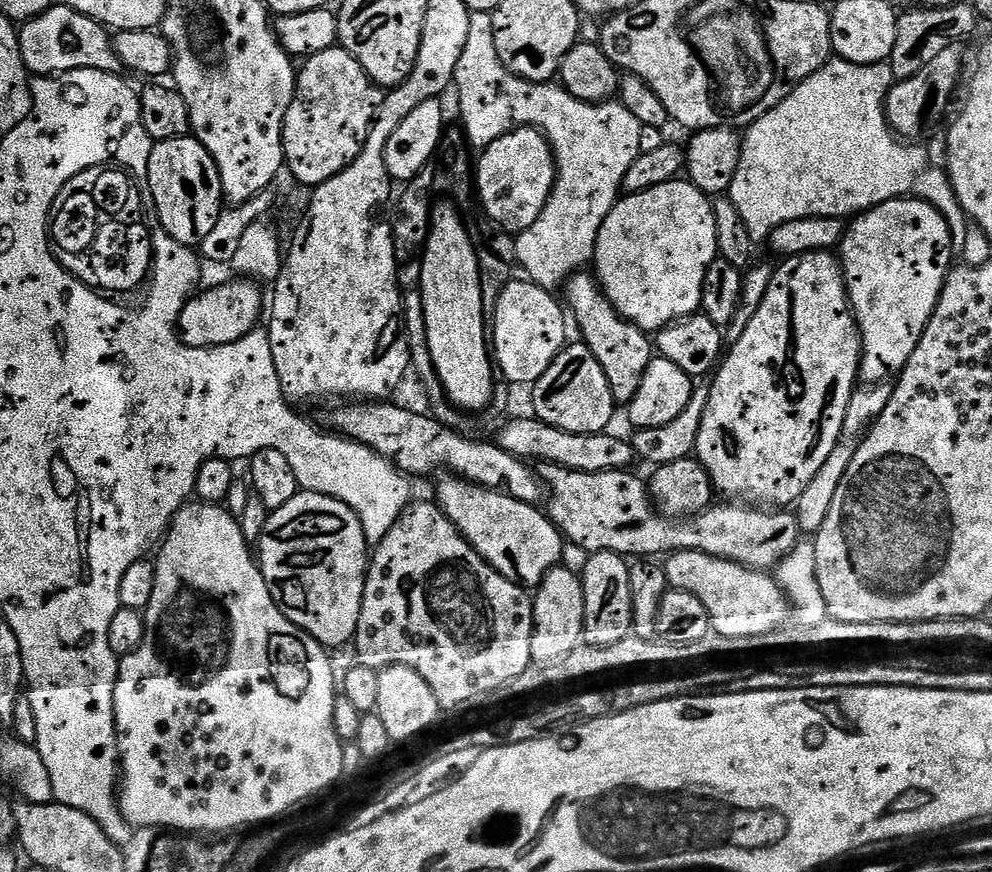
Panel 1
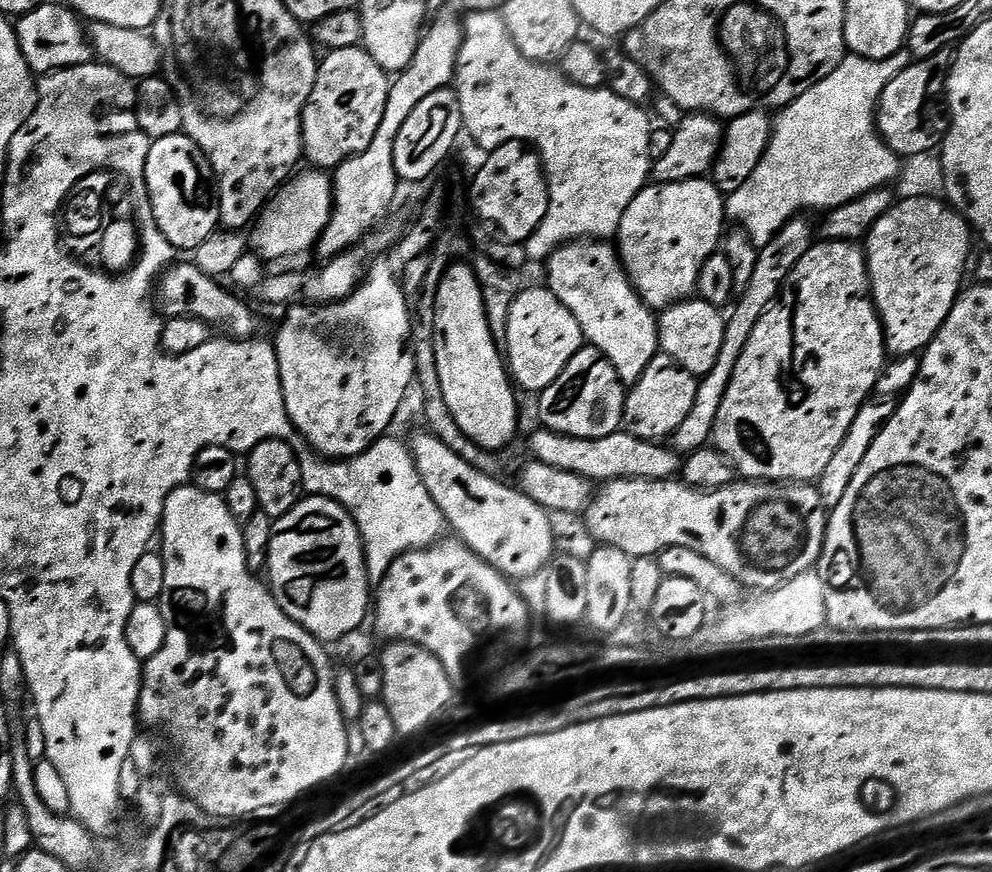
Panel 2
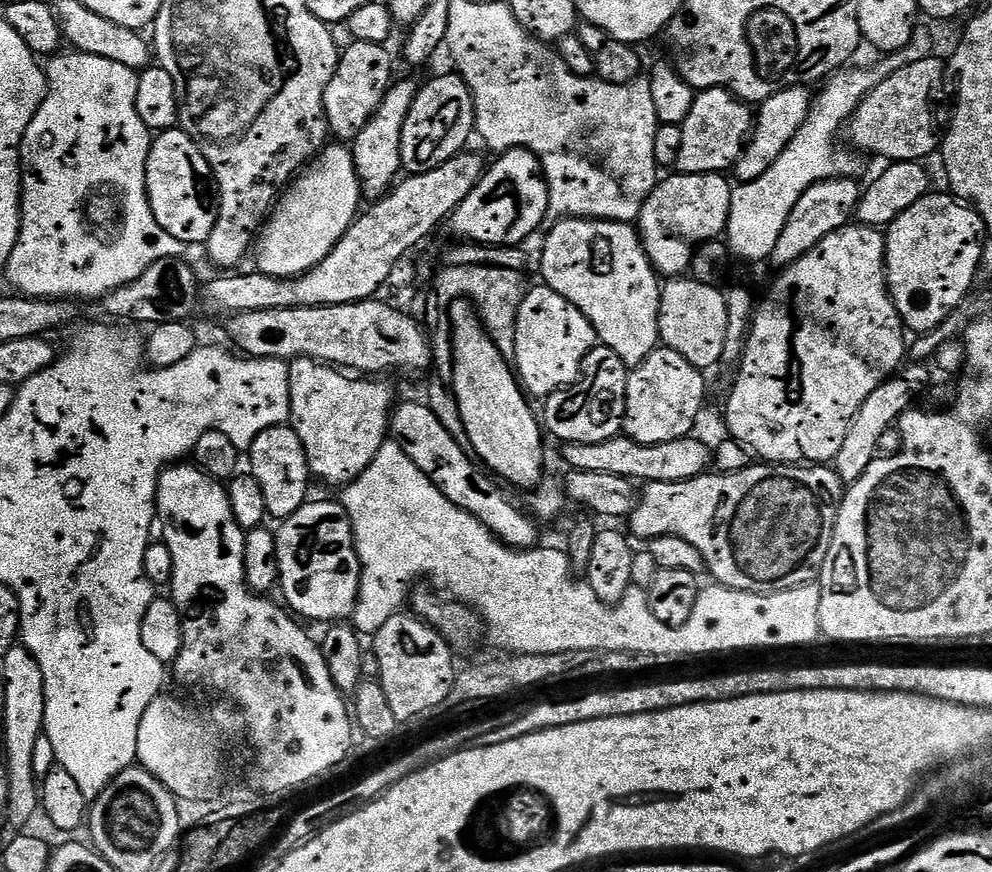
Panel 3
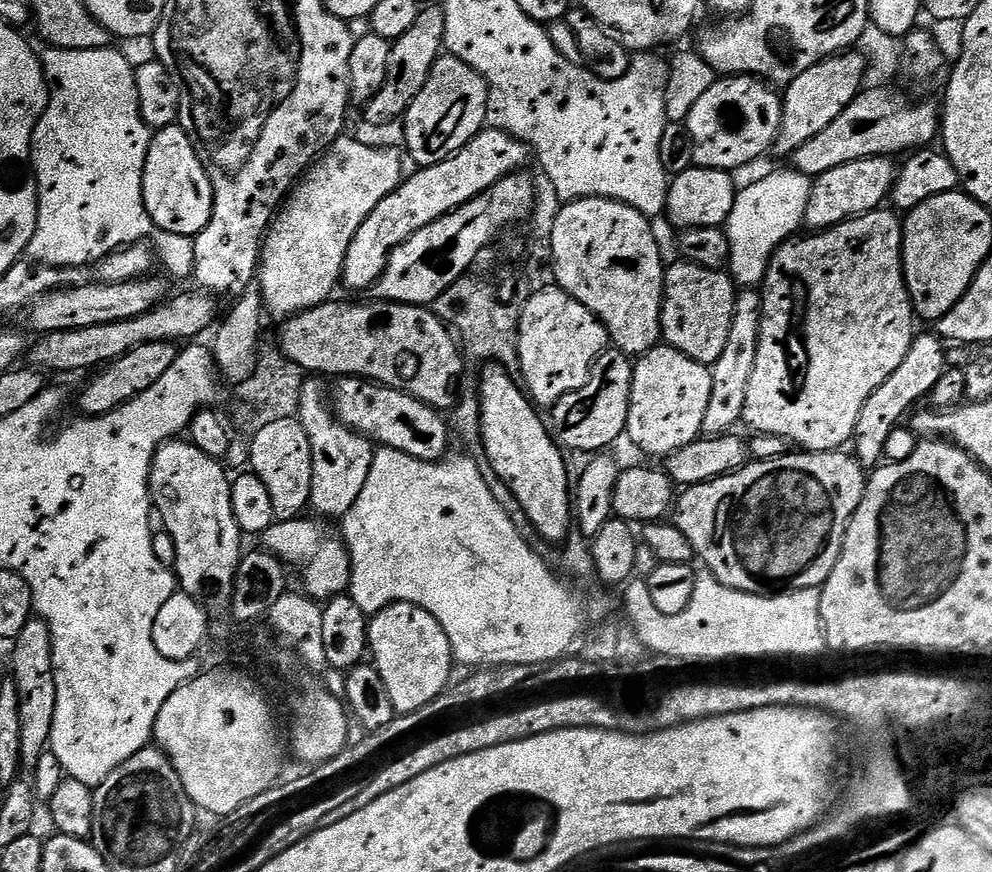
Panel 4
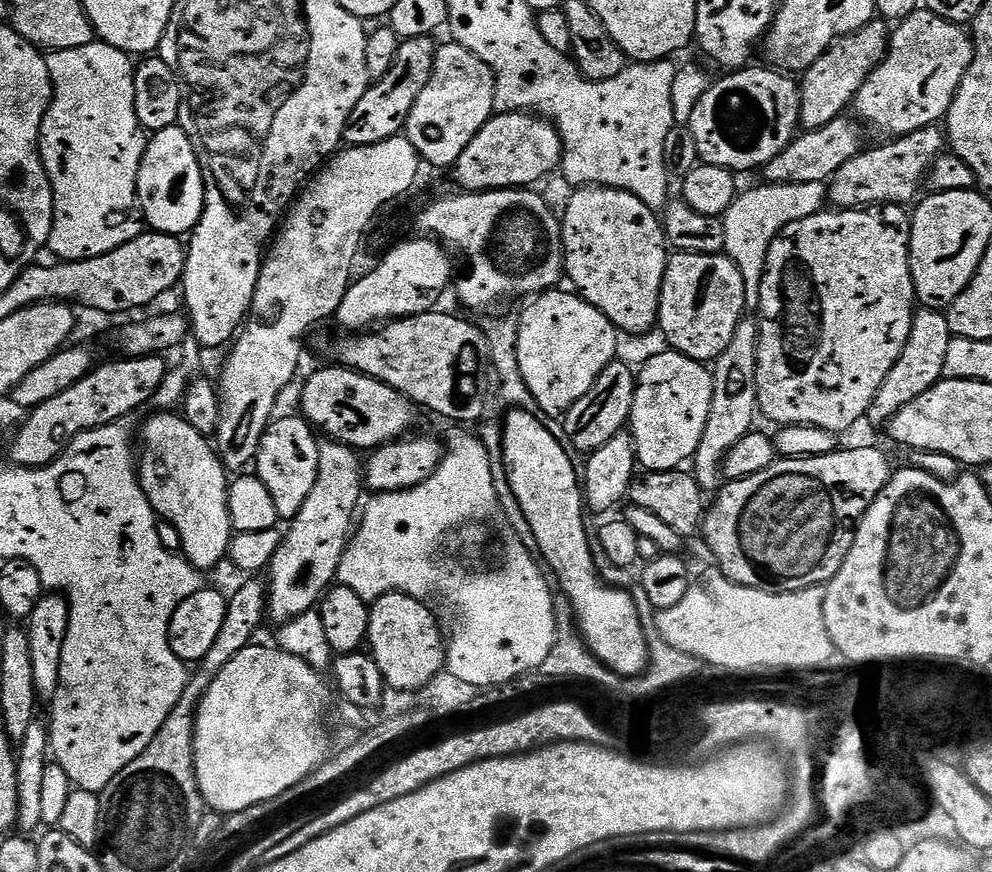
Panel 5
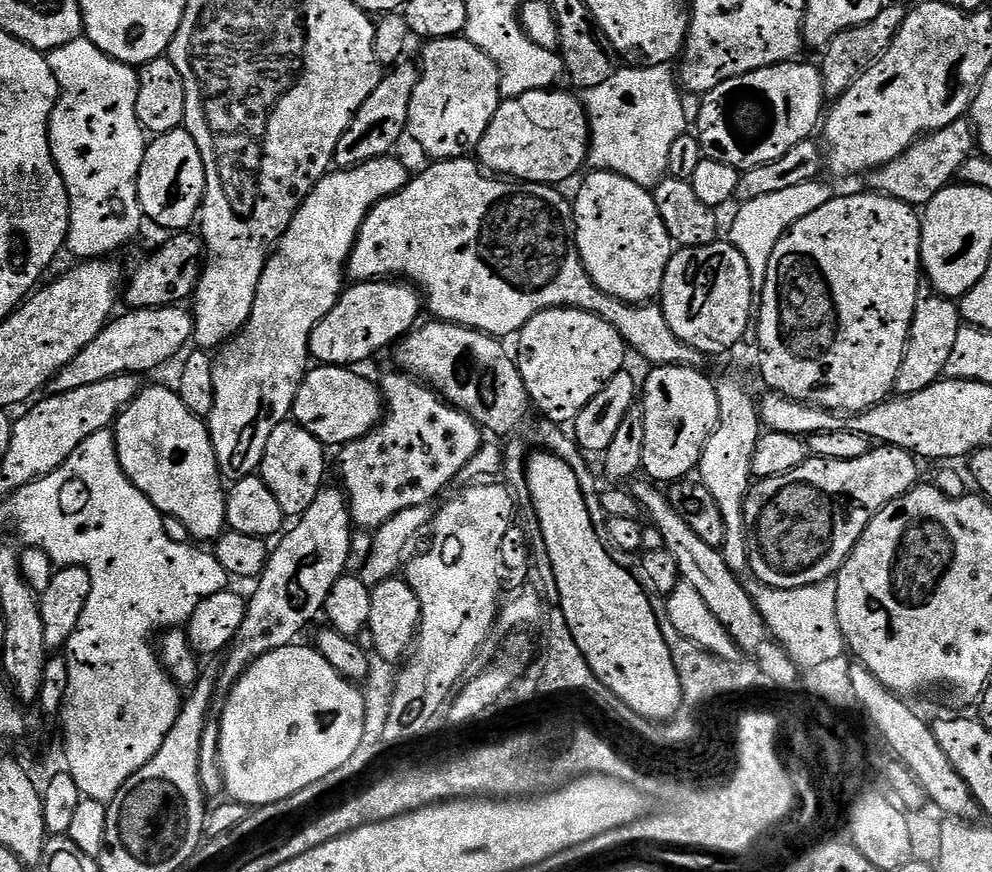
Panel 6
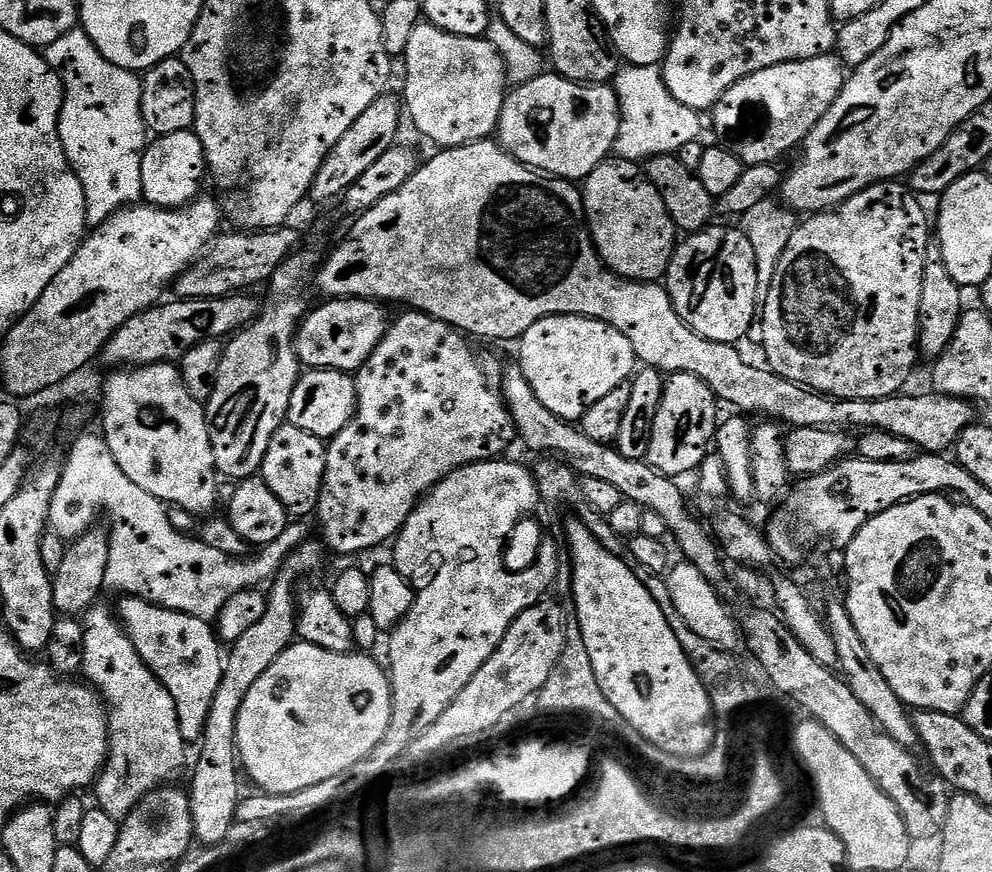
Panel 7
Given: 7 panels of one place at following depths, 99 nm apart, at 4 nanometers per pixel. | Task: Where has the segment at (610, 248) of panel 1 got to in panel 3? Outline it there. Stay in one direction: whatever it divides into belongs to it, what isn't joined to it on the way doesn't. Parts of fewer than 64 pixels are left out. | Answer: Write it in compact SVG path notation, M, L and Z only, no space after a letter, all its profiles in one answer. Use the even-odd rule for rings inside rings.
M707 172L706 174L694 174L693 176L686 176L683 174L672 174L669 180L661 179L657 183L656 188L646 198L646 202L642 206L638 217L638 235L640 242L644 246L644 252L648 255L648 261L652 264L652 267L656 269L657 273L664 278L680 278L685 275L691 269L692 258L694 250L699 248L700 245L705 244L708 240L715 240L727 229L728 226L728 215L730 214L730 202L732 201L732 190L733 185L728 184L729 177L727 175L718 172Z

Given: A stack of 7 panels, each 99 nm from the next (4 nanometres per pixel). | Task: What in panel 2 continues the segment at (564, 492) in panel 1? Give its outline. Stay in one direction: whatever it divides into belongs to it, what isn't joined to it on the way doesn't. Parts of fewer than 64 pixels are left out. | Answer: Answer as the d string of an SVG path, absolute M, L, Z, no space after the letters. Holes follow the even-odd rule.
M638 478L610 480L601 483L595 489L592 501L589 502L587 511L583 513L582 517L597 545L605 548L617 548L633 558L638 556L659 557L660 551L664 548L686 546L690 550L698 550L698 554L702 554L702 558L710 558L710 562L714 562L714 566L726 570L726 574L733 576L745 589L757 588L755 591L760 594L772 592L775 588L781 588L786 582L798 578L798 574L815 569L816 562L820 558L820 551L824 545L824 529L826 527L826 509L824 503L820 501L819 487L808 482L773 482L771 480L741 479L739 482L730 483L724 488L711 490L694 488L691 484L685 484L676 478L670 480L639 480Z

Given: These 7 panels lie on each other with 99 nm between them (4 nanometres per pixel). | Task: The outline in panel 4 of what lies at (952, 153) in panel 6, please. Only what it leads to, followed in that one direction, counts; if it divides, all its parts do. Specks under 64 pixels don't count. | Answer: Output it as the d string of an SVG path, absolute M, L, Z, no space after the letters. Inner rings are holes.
M886 156L846 162L842 166L834 166L834 170L826 170L826 174L812 180L810 202L806 206L803 227L812 232L822 232L826 228L852 220L855 216L877 211L883 205L880 203L883 200L885 203L891 197L897 175L897 161Z

